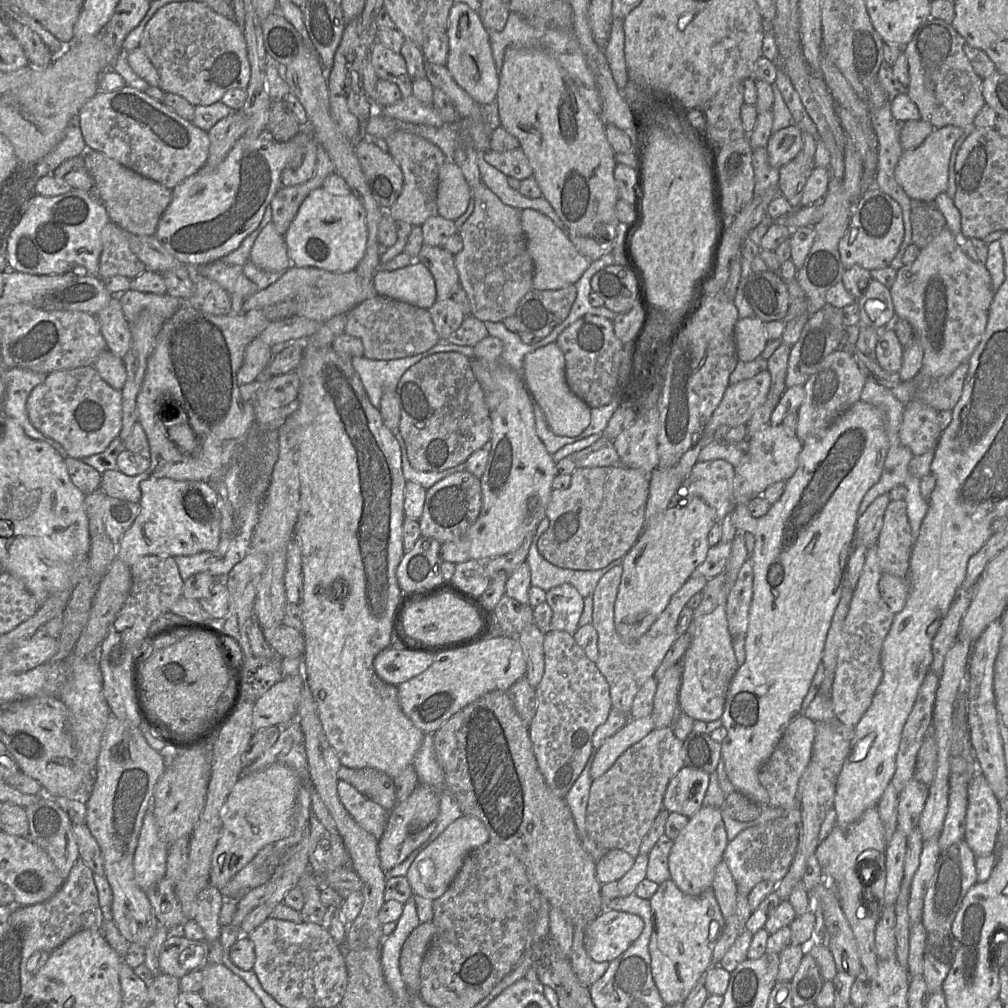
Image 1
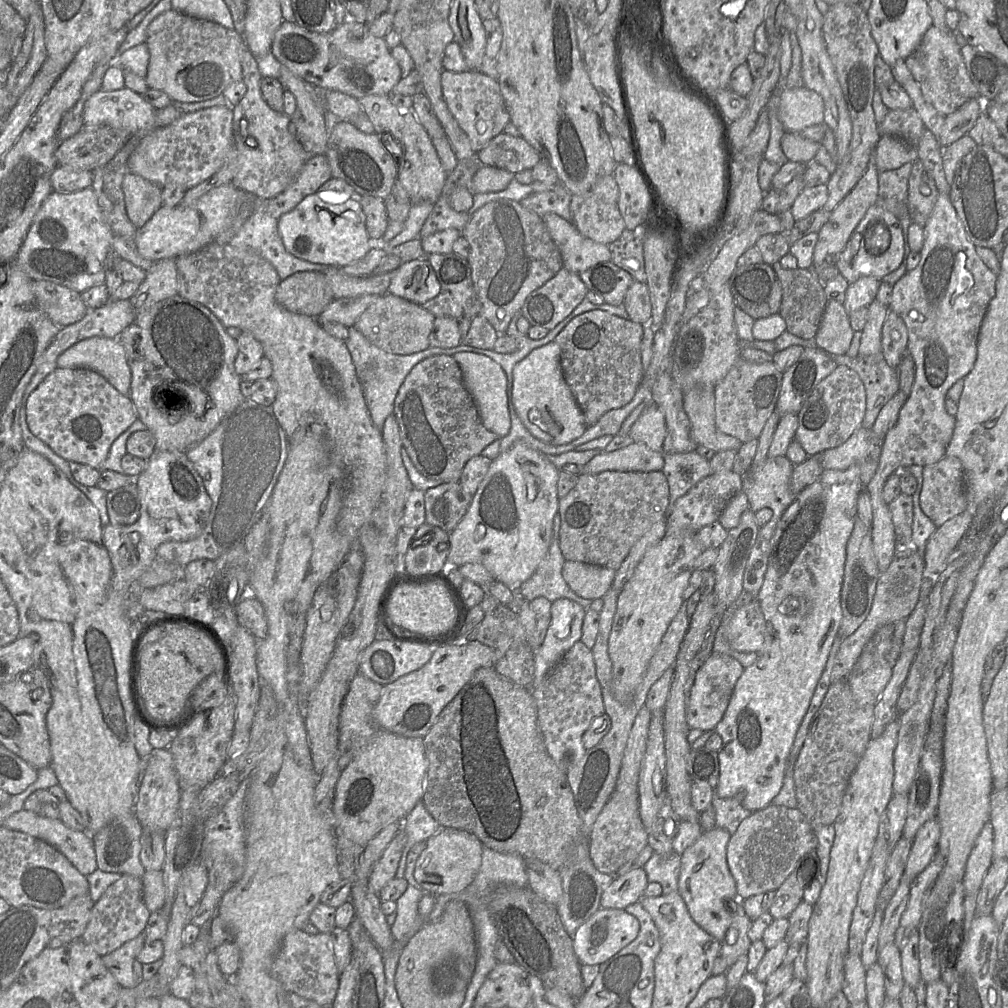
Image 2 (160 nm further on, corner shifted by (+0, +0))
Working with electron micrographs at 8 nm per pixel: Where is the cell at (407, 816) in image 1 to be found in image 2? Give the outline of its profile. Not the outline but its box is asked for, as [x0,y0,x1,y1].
[368,830,405,894]

